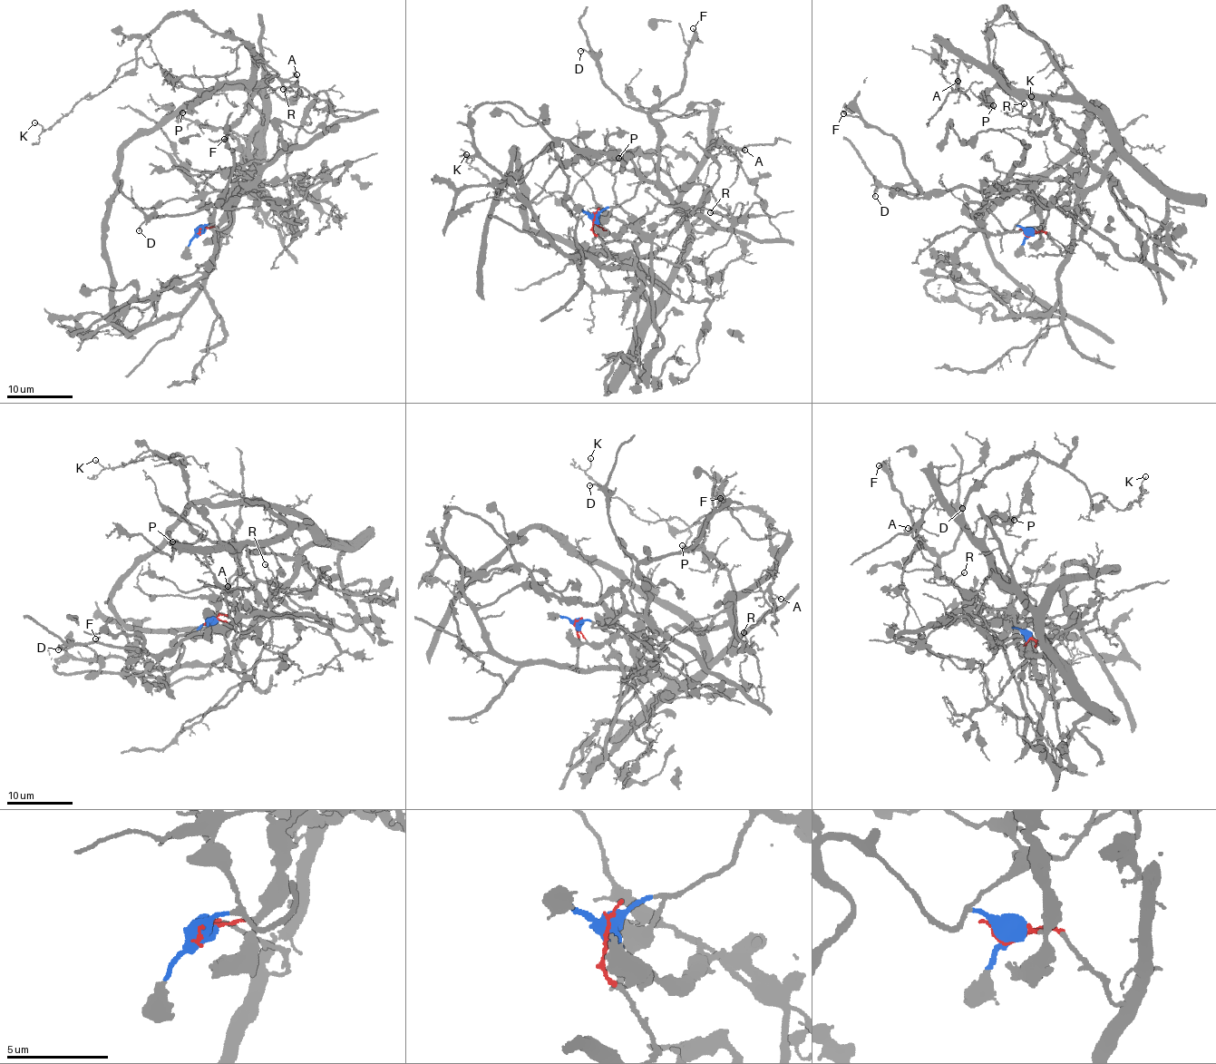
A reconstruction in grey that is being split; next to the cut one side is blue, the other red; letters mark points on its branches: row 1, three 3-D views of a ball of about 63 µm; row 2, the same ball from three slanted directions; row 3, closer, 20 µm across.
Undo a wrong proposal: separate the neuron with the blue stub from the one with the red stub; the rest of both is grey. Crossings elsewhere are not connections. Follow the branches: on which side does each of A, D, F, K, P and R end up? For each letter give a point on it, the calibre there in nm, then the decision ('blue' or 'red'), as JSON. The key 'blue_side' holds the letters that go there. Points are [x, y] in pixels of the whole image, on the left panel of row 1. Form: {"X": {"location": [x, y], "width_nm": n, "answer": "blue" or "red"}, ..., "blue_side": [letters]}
{"A": {"location": [296, 74], "width_nm": 150, "answer": "red"}, "D": {"location": [139, 230], "width_nm": 110, "answer": "blue"}, "F": {"location": [224, 139], "width_nm": 110, "answer": "blue"}, "K": {"location": [34, 122], "width_nm": 90, "answer": "red"}, "P": {"location": [182, 112], "width_nm": 240, "answer": "red"}, "R": {"location": [283, 89], "width_nm": 120, "answer": "red"}, "blue_side": ["D", "F"]}

